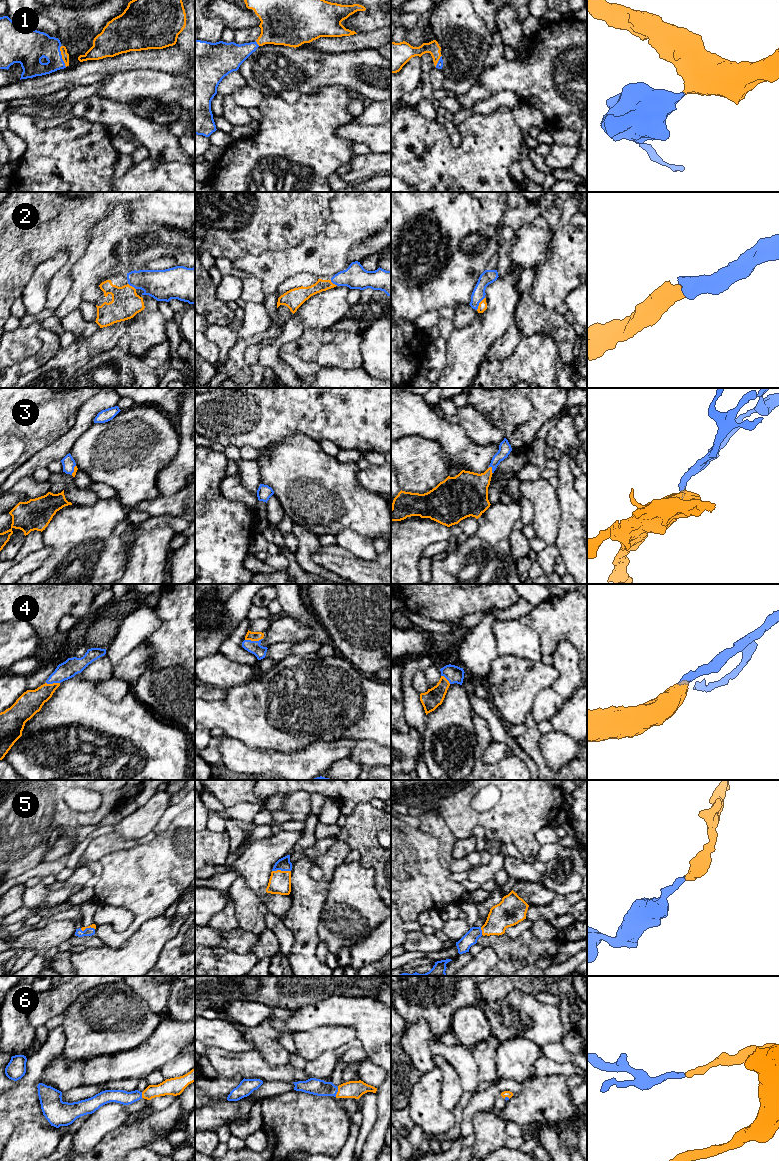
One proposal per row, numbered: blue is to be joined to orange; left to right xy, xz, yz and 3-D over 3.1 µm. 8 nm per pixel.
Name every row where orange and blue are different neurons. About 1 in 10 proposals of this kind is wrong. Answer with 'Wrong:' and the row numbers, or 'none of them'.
Wrong: none of them

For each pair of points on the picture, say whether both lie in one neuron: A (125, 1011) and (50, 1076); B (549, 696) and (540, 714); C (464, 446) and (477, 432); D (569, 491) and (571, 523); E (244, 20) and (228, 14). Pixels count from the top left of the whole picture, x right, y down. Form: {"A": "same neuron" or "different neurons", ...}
{"A": "different neurons", "B": "same neuron", "C": "different neurons", "D": "same neuron", "E": "same neuron"}

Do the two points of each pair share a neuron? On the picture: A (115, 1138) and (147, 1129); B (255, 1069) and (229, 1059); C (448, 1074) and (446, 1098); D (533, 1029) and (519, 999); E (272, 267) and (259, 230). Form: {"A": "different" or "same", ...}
{"A": "same", "B": "same", "C": "same", "D": "same", "E": "different"}

